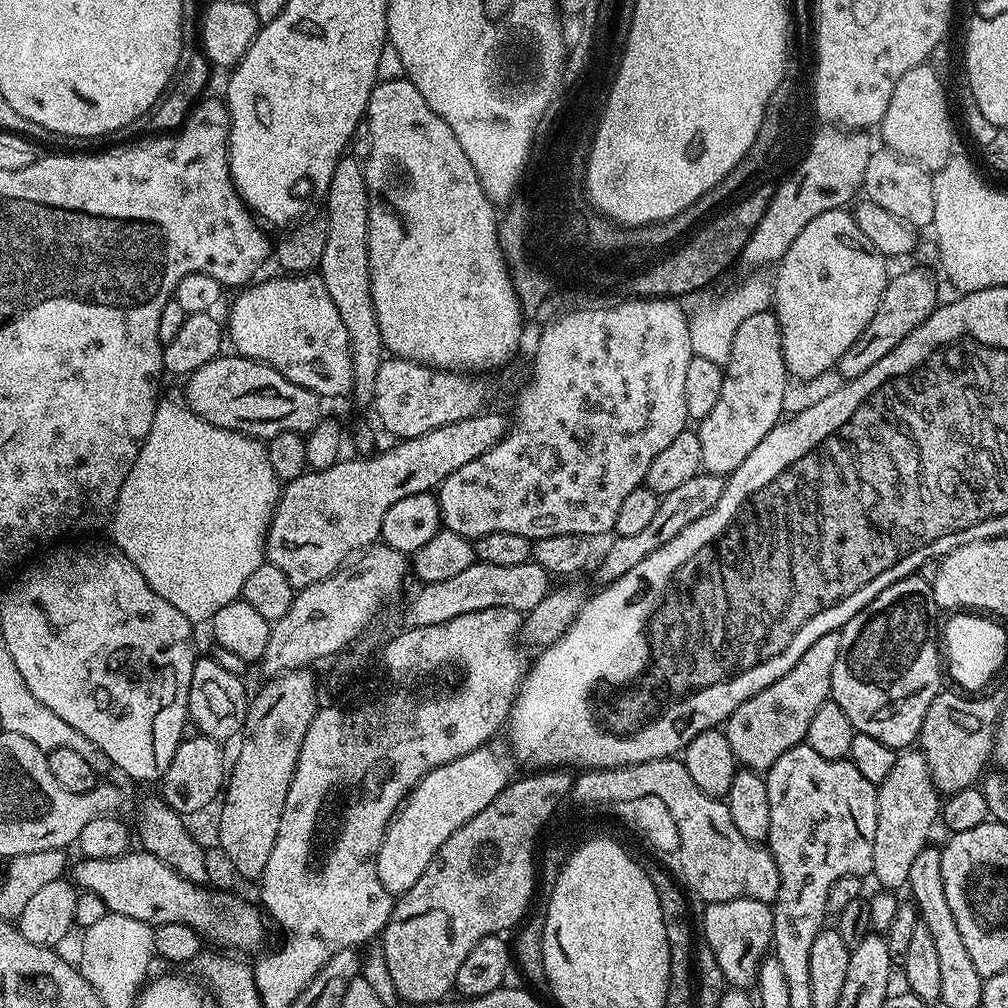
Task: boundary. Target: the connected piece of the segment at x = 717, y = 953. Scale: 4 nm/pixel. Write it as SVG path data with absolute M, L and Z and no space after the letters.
M731 900L709 904L703 910L702 940L710 946L718 966L722 966L725 985L751 989L758 978L760 963L772 947L772 904L757 900Z

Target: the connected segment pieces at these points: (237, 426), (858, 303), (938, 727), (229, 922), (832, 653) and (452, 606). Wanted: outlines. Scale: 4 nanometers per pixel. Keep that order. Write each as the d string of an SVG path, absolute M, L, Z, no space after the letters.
M231 355L214 357L206 362L206 366L198 366L198 370L191 372L183 381L183 403L196 416L219 428L243 432L264 442L287 432L307 434L320 423L322 400L315 392L290 382L290 378L278 374L278 370L259 360Z
M844 208L818 214L818 218L809 222L806 230L794 238L790 250L786 250L784 257L778 261L774 275L774 311L780 323L782 352L789 377L809 380L823 372L831 372L839 365L842 354L854 346L858 334L862 334L870 318L874 318L878 302L882 302L882 294L890 279L890 271L884 264L887 264L885 257L872 245L870 238L858 230L858 222L851 211Z
M942 690L934 702L930 702L918 741L919 751L923 752L930 766L934 786L941 794L953 794L973 787L985 775L989 767L987 764L992 760L996 723L1000 721L1000 711L1006 707L1006 700L1000 692L993 696L980 694L973 698L953 691Z
M129 850L118 858L84 858L79 862L75 887L102 898L109 912L129 915L153 926L182 922L182 926L190 926L205 941L213 940L224 948L256 948L264 940L265 917L255 903L247 904L232 892L221 892L190 882L182 878L182 874L170 870L166 862L158 862L154 854Z
M839 631L822 634L822 638L818 638L818 642L814 642L814 646L810 646L810 650L806 650L806 654L798 658L796 665L786 675L778 678L778 682L766 686L766 690L754 694L754 698L746 698L746 702L742 702L742 706L738 706L738 710L734 710L734 714L730 714L724 721L722 730L730 742L730 750L734 750L737 761L745 769L761 774L767 773L768 768L774 766L774 762L778 762L782 754L786 754L786 750L805 743L810 722L818 706L829 703L832 695L832 671L834 662L838 662L838 650L842 650Z
M477 562L466 566L466 570L461 570L454 578L417 587L416 597L404 612L403 623L409 628L438 626L438 622L450 622L450 618L458 618L458 614L474 614L474 610L491 608L512 608L526 614L548 596L548 581L547 570L533 562L518 566L490 566Z

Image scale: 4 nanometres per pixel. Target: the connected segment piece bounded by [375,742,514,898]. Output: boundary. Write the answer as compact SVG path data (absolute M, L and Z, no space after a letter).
M489 743L462 758L454 758L454 762L446 762L442 766L430 770L412 787L412 791L405 796L396 815L388 821L388 828L384 831L380 849L376 851L375 862L378 870L378 882L382 882L384 889L391 892L393 897L398 898L403 892L410 890L410 886L414 886L414 882L418 882L418 878L422 878L422 874L426 874L426 866L430 866L434 854L438 854L438 850L442 850L446 838L450 838L450 834L454 834L459 828L466 826L466 822L470 822L470 818L482 814L482 810L486 810L486 806L490 806L490 802L494 802L494 798L498 798L498 794L502 794L505 786L512 783L514 779L514 773L512 773L513 753L509 749L507 752L502 745L496 743Z

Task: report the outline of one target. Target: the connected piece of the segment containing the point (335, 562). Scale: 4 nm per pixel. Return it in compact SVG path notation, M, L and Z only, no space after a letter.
M485 410L479 416L471 416L462 422L450 422L426 434L418 434L418 438L393 443L393 448L388 448L385 452L380 450L373 455L355 458L356 460L341 458L326 470L309 470L298 478L287 481L283 485L280 501L272 511L272 521L268 527L268 540L264 544L267 563L278 566L278 570L286 574L293 589L299 590L312 583L322 582L326 577L339 572L361 550L380 540L382 518L386 518L386 510L390 510L394 502L402 502L402 498L410 498L410 494L439 489L441 482L450 478L458 466L466 466L466 462L482 458L486 450L490 450L508 435L509 427L509 417L504 417L500 412Z

